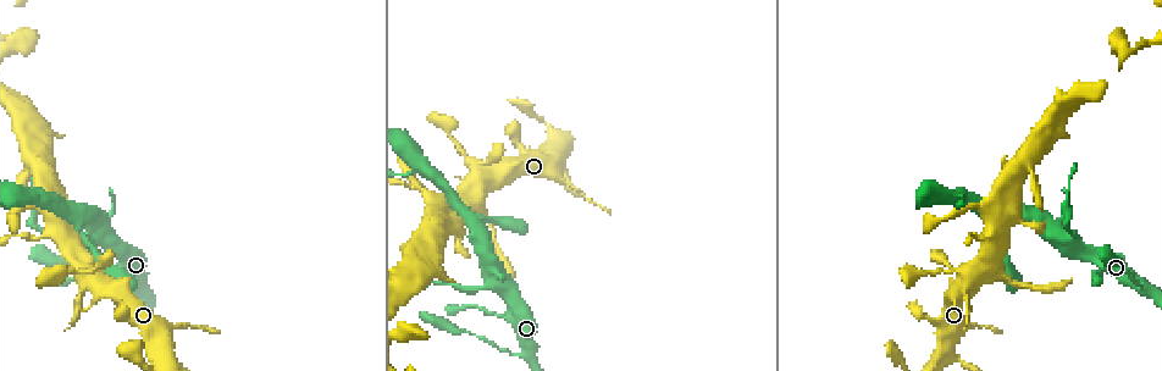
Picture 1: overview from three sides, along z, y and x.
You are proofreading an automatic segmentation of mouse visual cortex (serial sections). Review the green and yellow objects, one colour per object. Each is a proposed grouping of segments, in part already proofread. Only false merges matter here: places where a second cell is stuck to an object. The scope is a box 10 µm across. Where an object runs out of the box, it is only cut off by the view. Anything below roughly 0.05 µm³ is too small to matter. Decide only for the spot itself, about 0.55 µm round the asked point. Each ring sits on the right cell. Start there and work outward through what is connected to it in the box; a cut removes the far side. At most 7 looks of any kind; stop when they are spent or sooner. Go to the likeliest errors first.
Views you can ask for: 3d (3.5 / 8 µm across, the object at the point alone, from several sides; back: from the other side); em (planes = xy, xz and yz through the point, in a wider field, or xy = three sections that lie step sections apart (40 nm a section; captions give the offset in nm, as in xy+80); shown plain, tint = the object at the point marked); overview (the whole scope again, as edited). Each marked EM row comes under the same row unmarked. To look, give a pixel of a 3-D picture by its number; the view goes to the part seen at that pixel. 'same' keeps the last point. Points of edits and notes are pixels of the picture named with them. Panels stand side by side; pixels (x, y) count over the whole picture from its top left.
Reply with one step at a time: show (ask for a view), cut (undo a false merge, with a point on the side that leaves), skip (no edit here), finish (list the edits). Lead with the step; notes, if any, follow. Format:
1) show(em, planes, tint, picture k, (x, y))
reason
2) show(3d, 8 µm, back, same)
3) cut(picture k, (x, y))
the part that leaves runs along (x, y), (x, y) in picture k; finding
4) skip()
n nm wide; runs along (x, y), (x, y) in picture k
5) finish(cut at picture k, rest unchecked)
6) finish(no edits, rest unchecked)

show(3d, 3.5 µm, picture 1, (1000, 273))

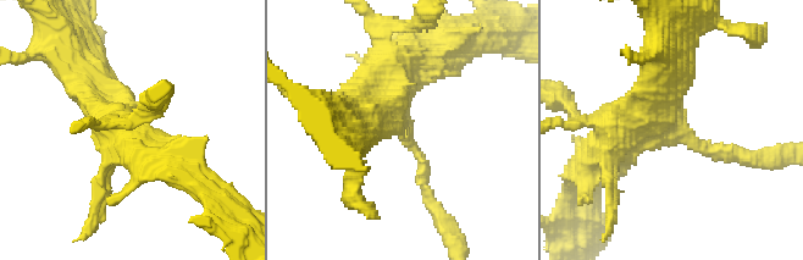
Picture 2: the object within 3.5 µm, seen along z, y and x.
show(em, xy, step 3, tint, picture 2, (407, 135))
arms of 150, 500 nm; shape alone is not enough

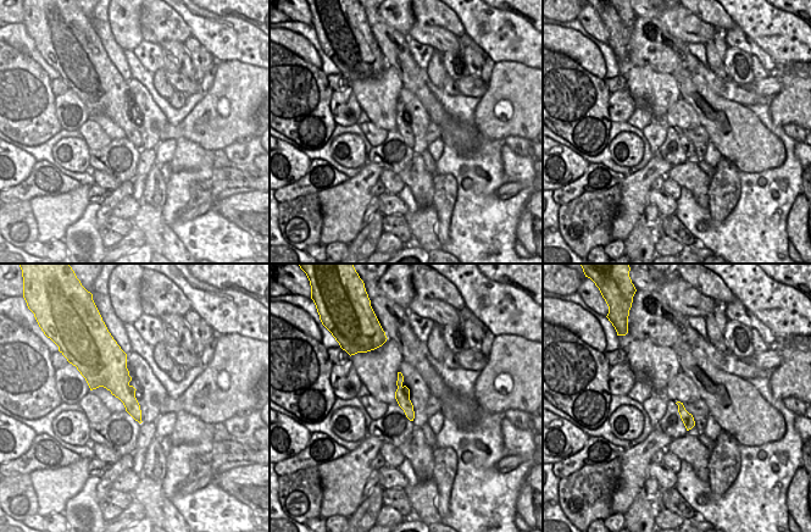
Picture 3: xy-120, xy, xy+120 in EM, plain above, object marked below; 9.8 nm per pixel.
show(em, xy, step 5, tint, same)

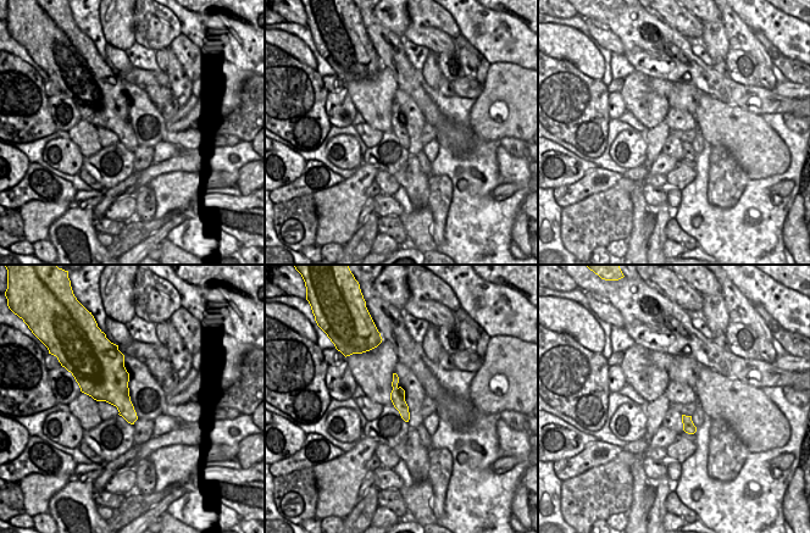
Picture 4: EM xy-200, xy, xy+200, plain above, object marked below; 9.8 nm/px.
skip()
runs along (395, 379), (398, 401), (406, 416) in picture 4; continuous, no second cell

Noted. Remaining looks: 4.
show(3d, 3.5 µm, picture 1, (104, 242))

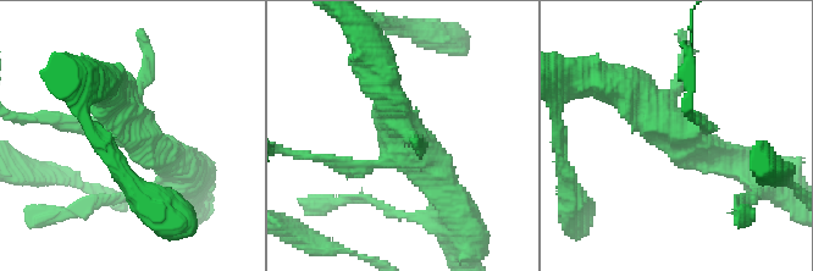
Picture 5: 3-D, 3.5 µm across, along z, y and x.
show(em, planes, tint, picture 5, (131, 134))

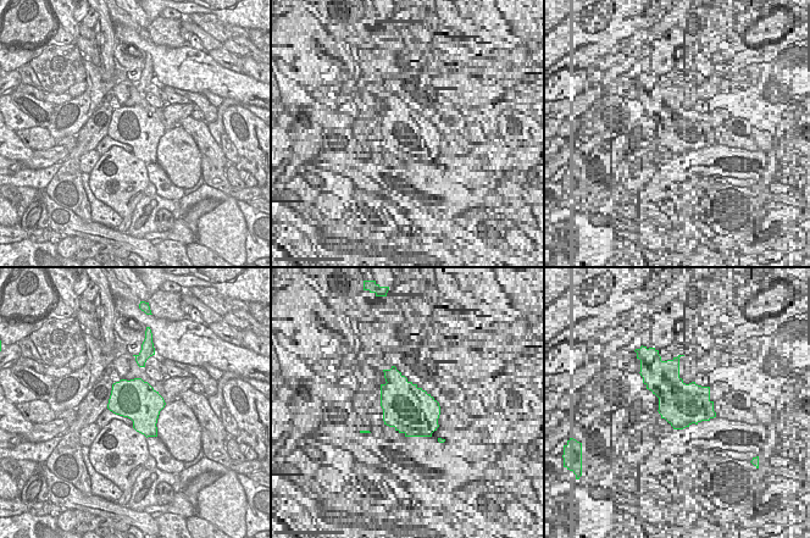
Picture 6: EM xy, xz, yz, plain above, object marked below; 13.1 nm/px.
cut(picture 5, (332, 162))
550 nm wide; the part that leaves runs along (372, 164), (353, 167), (300, 155) in picture 5; a second cell is stuck on

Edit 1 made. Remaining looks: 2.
show(3d, 3.5 µm, picture 1, (977, 237))
sudden change in width

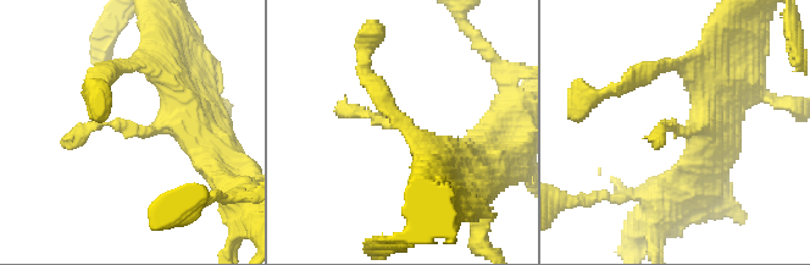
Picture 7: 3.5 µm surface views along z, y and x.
show(em, xy, step 1, tint, picture 7, (129, 130))
arms of 200, 400 nm

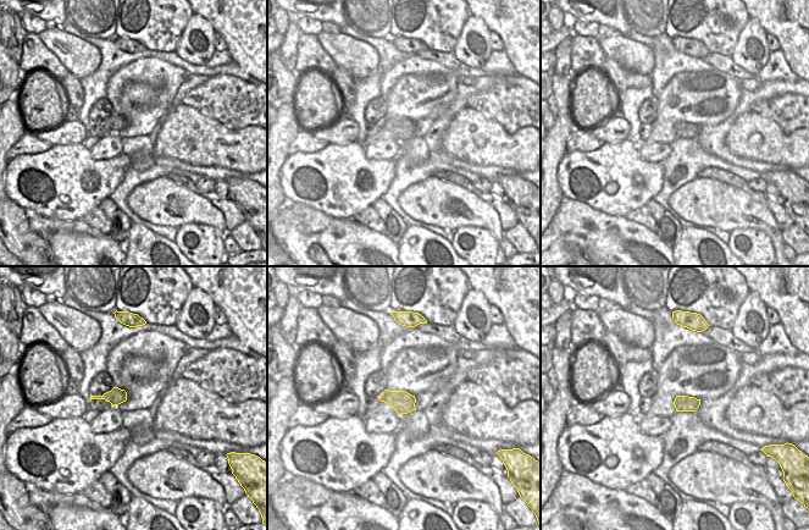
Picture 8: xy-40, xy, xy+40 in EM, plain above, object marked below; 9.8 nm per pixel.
skip()
one cell here

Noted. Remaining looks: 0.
finish(cut at picture 5, rest unchecked)

